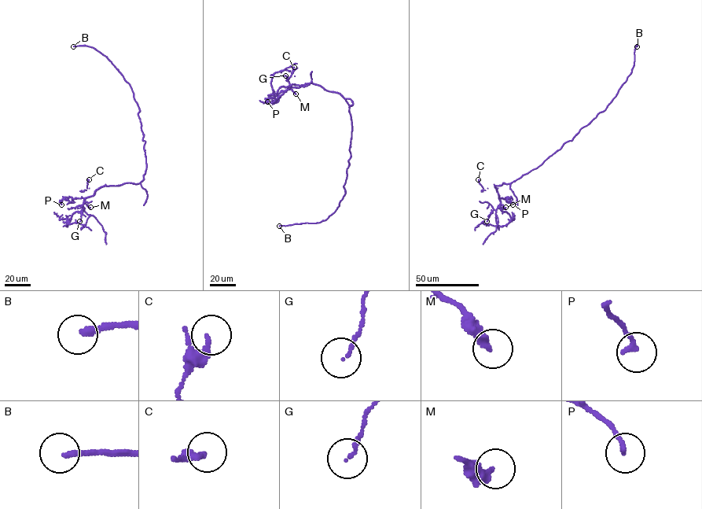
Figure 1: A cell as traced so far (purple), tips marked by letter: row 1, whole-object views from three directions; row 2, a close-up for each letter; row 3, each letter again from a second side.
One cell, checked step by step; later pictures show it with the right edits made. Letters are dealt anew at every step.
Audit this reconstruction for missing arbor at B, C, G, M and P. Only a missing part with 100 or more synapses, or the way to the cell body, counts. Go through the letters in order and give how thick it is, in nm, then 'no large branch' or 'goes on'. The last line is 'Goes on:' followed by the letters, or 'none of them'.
B: 200 nm thick; goes on
C: 150 nm thick; no large branch
G: 120 nm thick; no large branch
M: 280 nm thick; no large branch
P: 200 nm thick; no large branch
Goes on: B

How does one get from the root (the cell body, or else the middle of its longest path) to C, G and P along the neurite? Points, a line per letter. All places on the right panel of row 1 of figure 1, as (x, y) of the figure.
C: (542, 164), (510, 183), (494, 186), (500, 201), (500, 206), (495, 210), (484, 201), (483, 188), (478, 179)
G: (542, 164), (510, 183), (494, 186), (500, 206), (492, 211), (486, 221)
P: (542, 164), (510, 183), (494, 186), (498, 197), (507, 201), (509, 198), (512, 204)

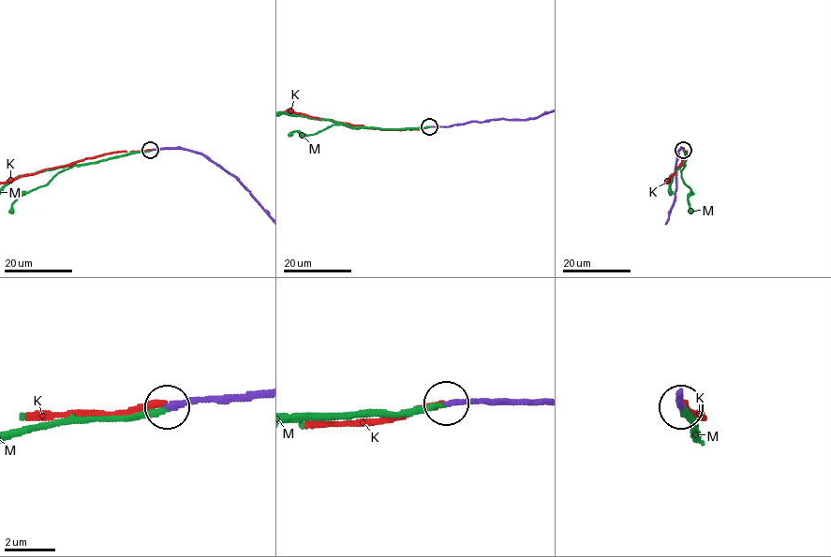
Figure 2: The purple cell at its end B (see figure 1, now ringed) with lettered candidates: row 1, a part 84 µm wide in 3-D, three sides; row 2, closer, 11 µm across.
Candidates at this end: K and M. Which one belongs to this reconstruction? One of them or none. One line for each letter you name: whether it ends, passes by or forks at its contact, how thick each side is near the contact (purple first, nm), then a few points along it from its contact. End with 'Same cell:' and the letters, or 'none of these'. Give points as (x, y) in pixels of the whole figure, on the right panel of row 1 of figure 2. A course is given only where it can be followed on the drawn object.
M: it ends | 240/240 nm
Same cell: M

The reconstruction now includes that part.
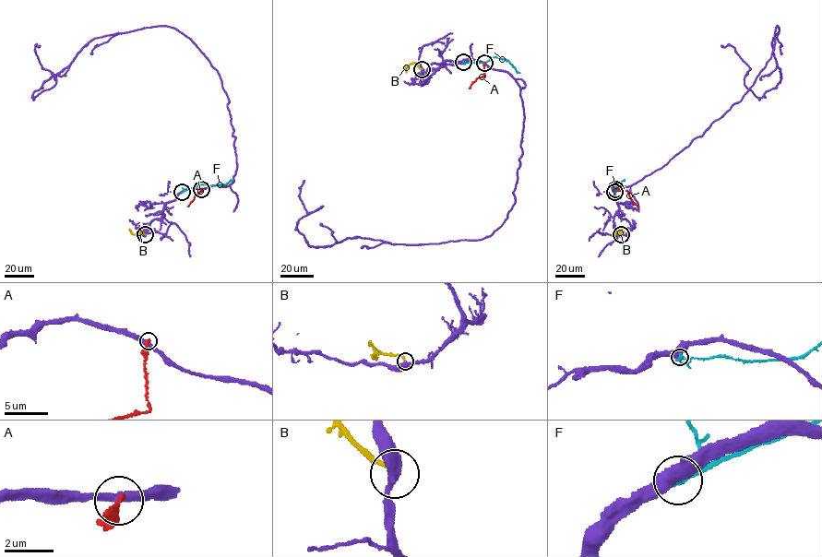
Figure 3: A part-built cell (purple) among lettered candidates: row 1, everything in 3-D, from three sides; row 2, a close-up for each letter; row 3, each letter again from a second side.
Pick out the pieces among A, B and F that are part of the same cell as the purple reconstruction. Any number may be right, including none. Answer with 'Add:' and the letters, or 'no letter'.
Add: B

